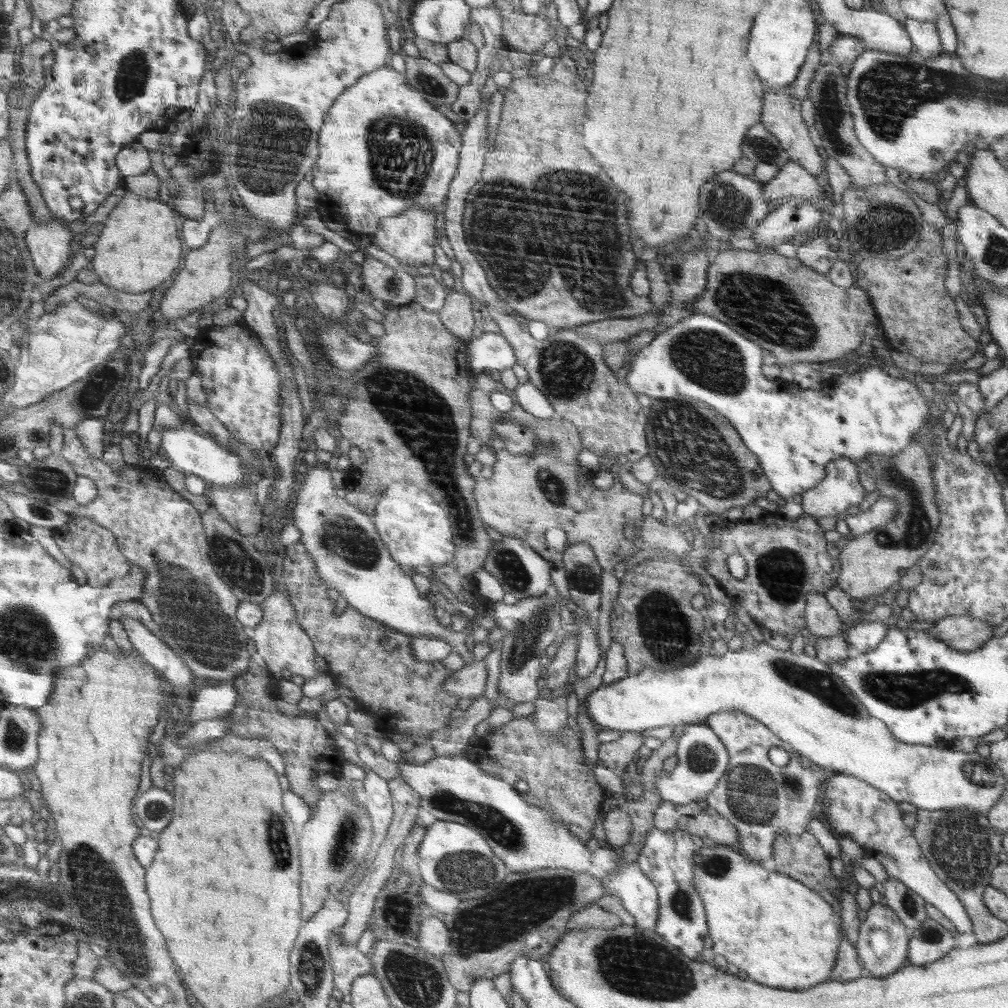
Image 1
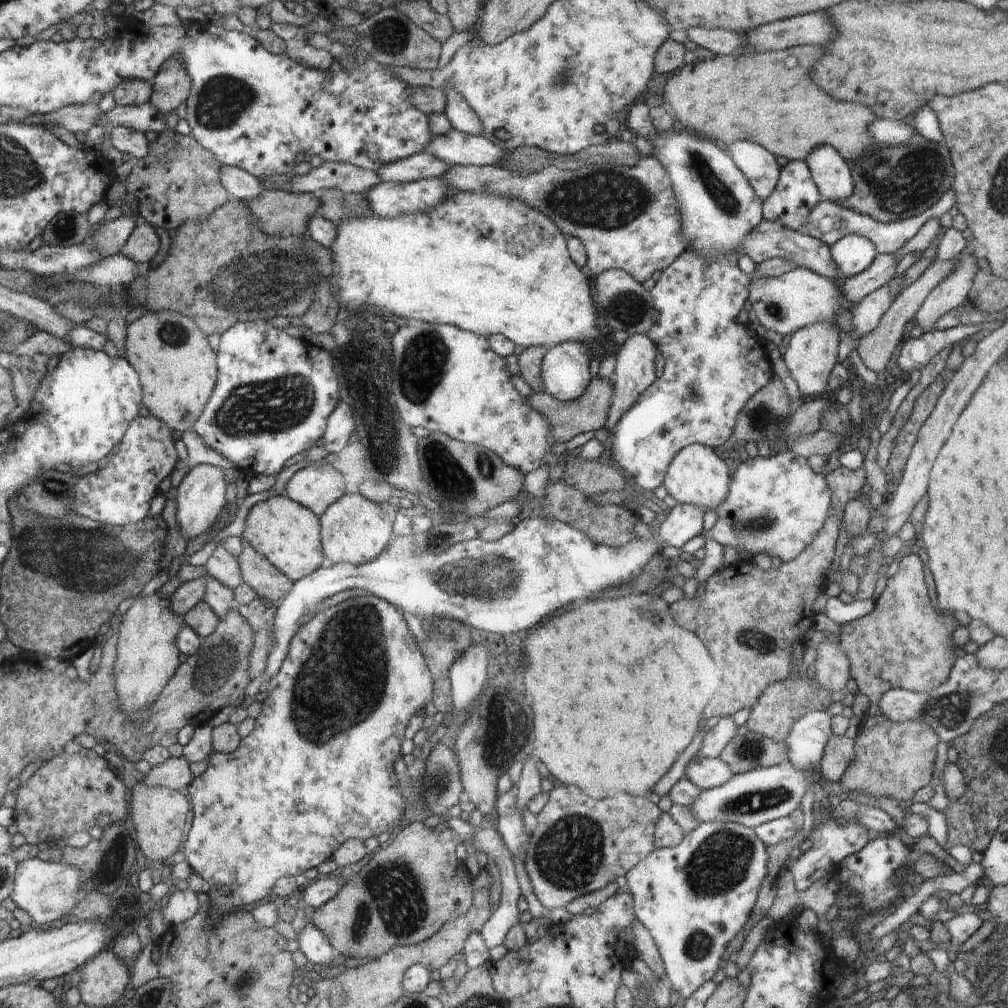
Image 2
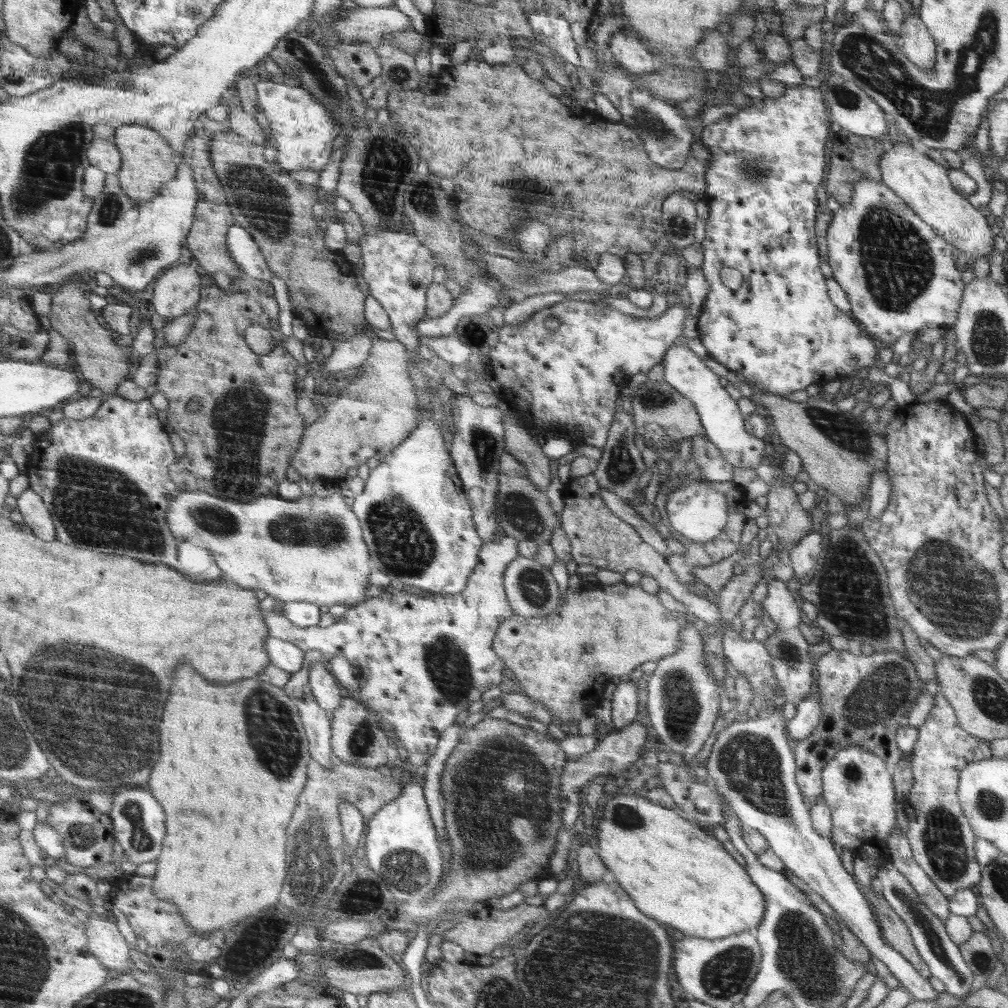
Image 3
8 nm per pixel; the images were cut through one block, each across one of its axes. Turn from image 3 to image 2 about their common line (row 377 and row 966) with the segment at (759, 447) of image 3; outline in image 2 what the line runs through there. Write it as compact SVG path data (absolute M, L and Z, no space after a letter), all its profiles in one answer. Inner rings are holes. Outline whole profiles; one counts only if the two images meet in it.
M704 822L685 833L676 846L658 847L625 874L630 892L634 894L638 922L642 922L658 947L666 971L665 982L675 997L692 997L716 974L726 944L736 936L744 920L748 920L756 904L758 888L768 874L766 847L753 828L735 822Z

